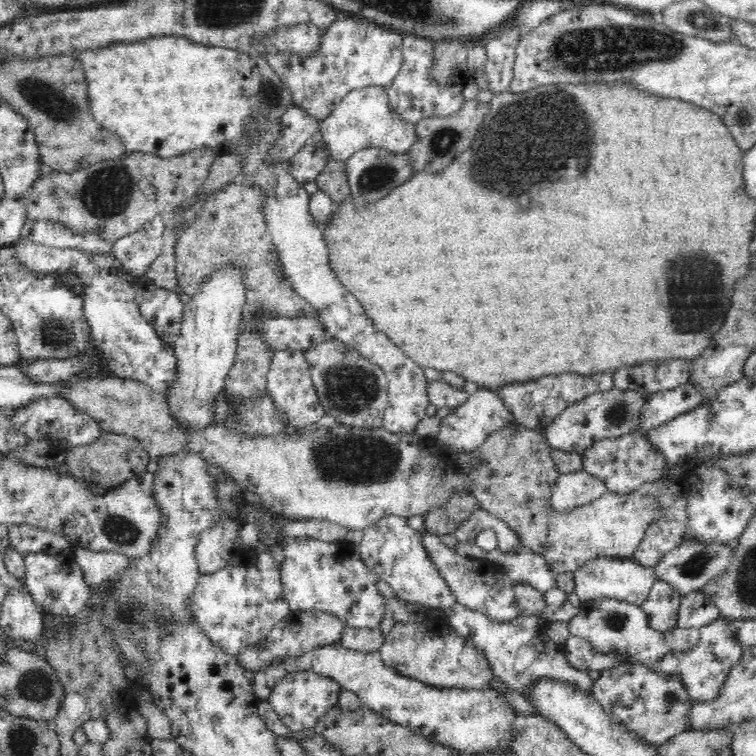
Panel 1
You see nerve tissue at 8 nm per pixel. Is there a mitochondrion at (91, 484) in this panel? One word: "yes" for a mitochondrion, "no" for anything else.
no

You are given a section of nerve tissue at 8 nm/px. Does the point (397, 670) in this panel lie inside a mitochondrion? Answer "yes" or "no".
no

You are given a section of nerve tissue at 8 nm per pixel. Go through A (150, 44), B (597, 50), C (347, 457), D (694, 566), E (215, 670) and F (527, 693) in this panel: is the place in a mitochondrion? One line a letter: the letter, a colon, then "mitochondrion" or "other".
A: other
B: mitochondrion
C: mitochondrion
D: mitochondrion
E: other
F: other

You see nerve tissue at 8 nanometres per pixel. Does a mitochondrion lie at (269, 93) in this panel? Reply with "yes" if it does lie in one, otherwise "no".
yes

